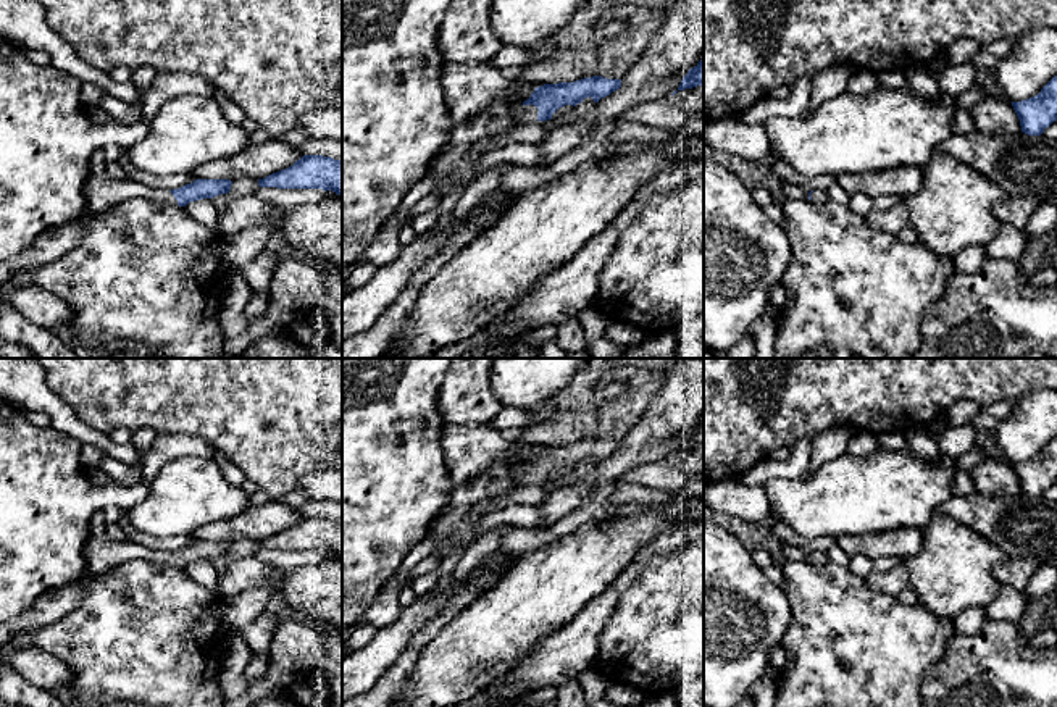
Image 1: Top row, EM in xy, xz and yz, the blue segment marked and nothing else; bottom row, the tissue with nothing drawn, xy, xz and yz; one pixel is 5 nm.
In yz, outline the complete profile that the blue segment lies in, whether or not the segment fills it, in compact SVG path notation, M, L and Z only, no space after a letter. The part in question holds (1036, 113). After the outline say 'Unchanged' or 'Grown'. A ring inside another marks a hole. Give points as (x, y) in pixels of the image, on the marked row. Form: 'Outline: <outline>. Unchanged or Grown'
Outline: M1054 76L1038 95L1012 102L1020 119L1021 132L1041 136L1046 128L1057 121L1057 76Z. Unchanged

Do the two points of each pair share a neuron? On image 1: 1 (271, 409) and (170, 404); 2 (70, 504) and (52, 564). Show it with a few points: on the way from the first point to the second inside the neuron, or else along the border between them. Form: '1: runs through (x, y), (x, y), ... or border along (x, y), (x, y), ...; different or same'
1: runs through (246, 404), (196, 404); same
2: runs through (60, 518), (60, 549); same

